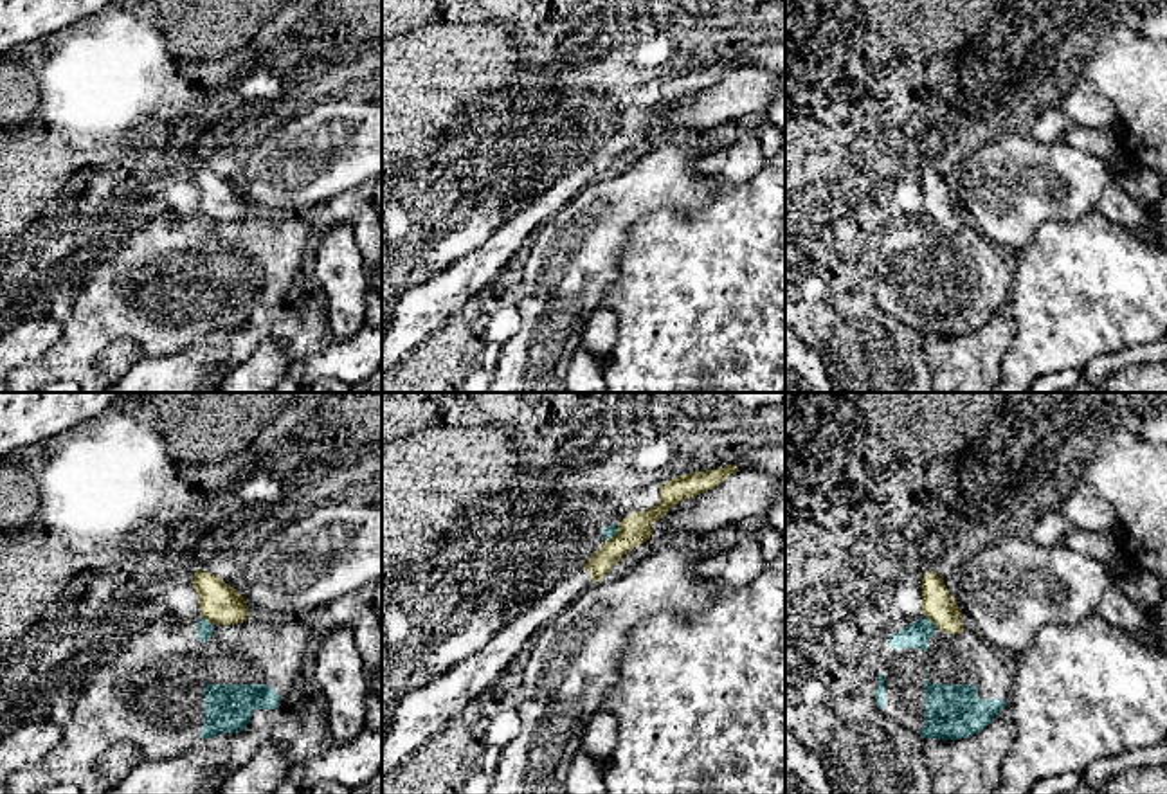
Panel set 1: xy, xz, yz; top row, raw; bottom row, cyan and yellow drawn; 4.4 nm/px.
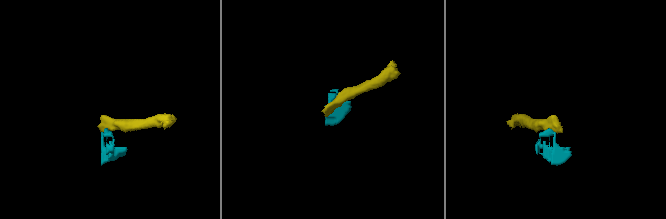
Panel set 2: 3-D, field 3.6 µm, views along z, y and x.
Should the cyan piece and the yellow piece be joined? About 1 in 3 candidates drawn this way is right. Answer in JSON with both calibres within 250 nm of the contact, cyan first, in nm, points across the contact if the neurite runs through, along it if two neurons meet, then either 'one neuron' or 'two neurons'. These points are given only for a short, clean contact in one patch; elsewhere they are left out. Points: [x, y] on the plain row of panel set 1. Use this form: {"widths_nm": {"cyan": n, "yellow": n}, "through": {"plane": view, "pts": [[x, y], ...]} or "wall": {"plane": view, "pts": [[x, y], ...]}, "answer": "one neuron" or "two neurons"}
{"widths_nm": {"cyan": 120, "yellow": 150}, "wall": {"plane": "yz", "pts": [[924, 213], [937, 224]]}, "answer": "two neurons"}

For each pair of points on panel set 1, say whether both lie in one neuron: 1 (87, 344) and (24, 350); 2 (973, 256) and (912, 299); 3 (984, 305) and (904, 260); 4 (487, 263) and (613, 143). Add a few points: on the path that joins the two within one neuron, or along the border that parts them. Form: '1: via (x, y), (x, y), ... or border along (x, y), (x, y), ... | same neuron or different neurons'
1: border along (60, 323), (60, 341), (44, 355), (18, 366) | different neurons
2: via (958, 270), (926, 299) | same neuron
3: via (964, 285), (955, 281), (933, 260), (924, 260) | same neuron
4: via (517, 231), (582, 173) | same neuron

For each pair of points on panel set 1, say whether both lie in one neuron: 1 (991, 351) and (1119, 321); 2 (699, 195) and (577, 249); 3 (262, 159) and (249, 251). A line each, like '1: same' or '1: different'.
1: different
2: same
3: different

